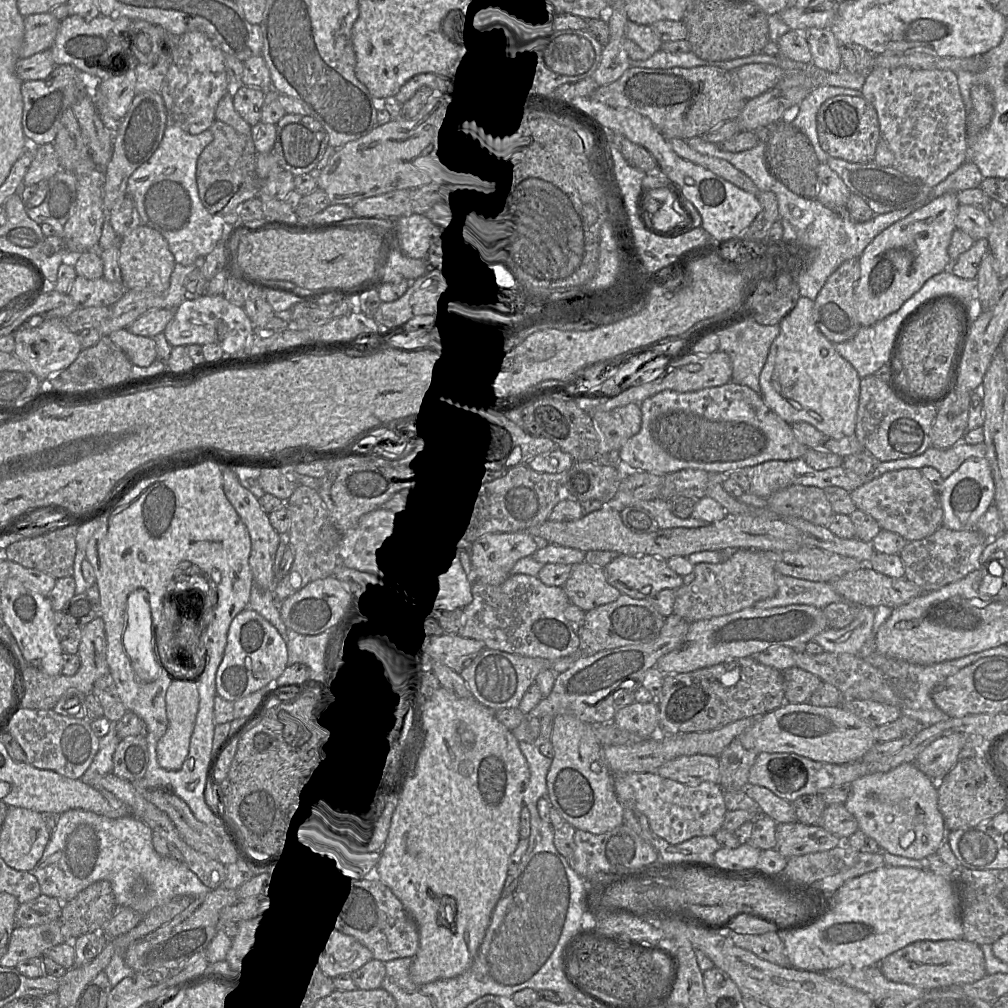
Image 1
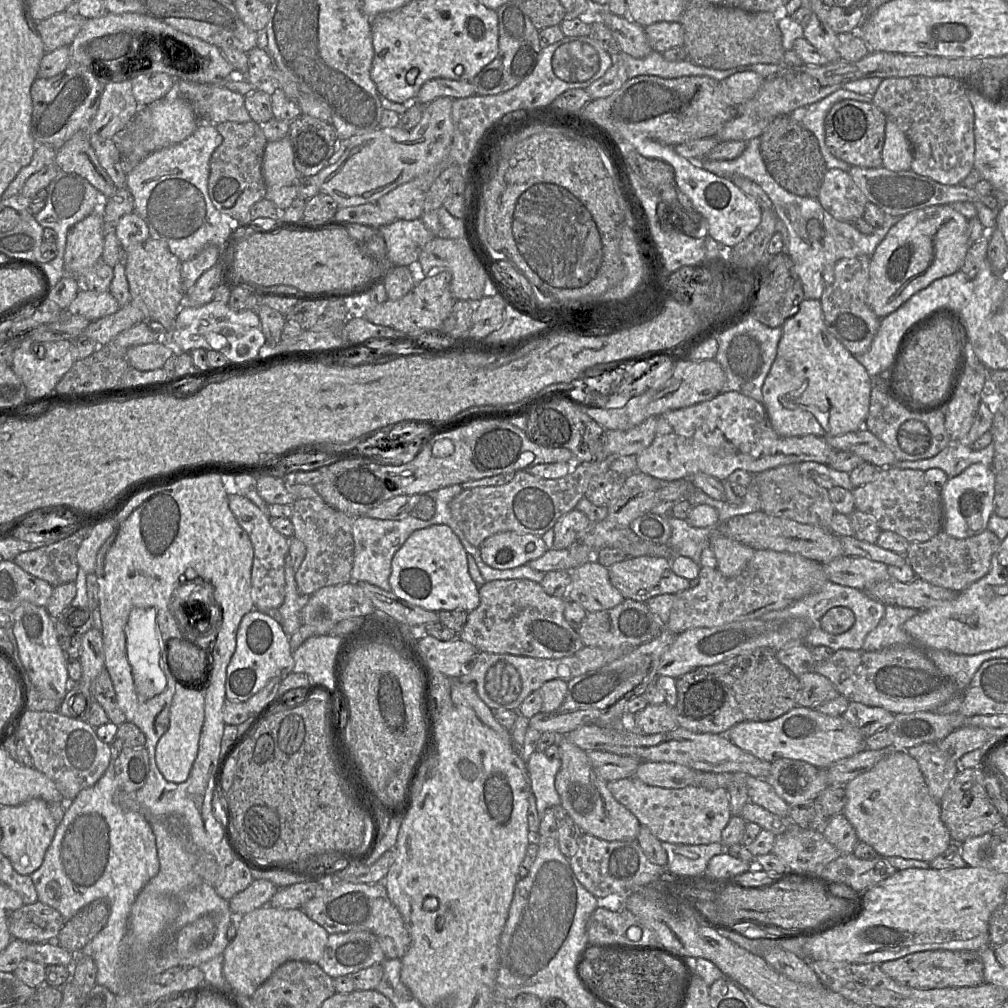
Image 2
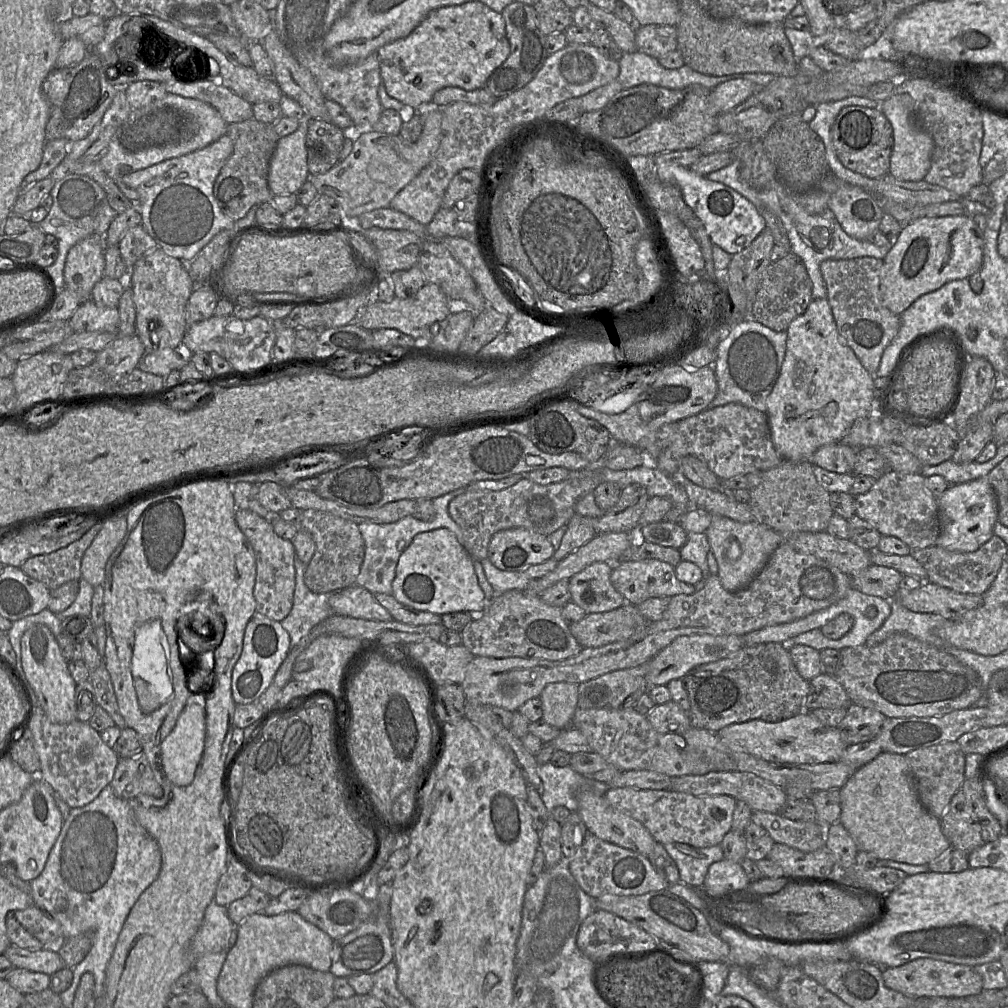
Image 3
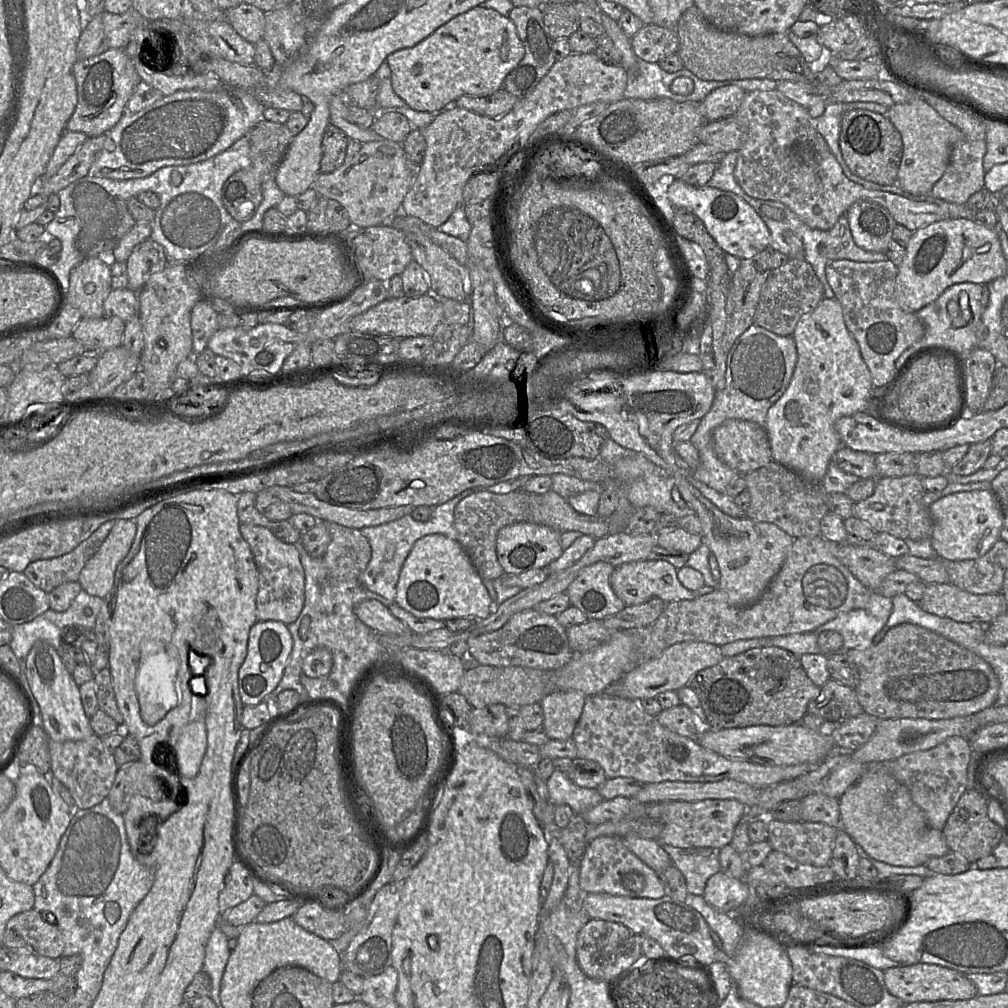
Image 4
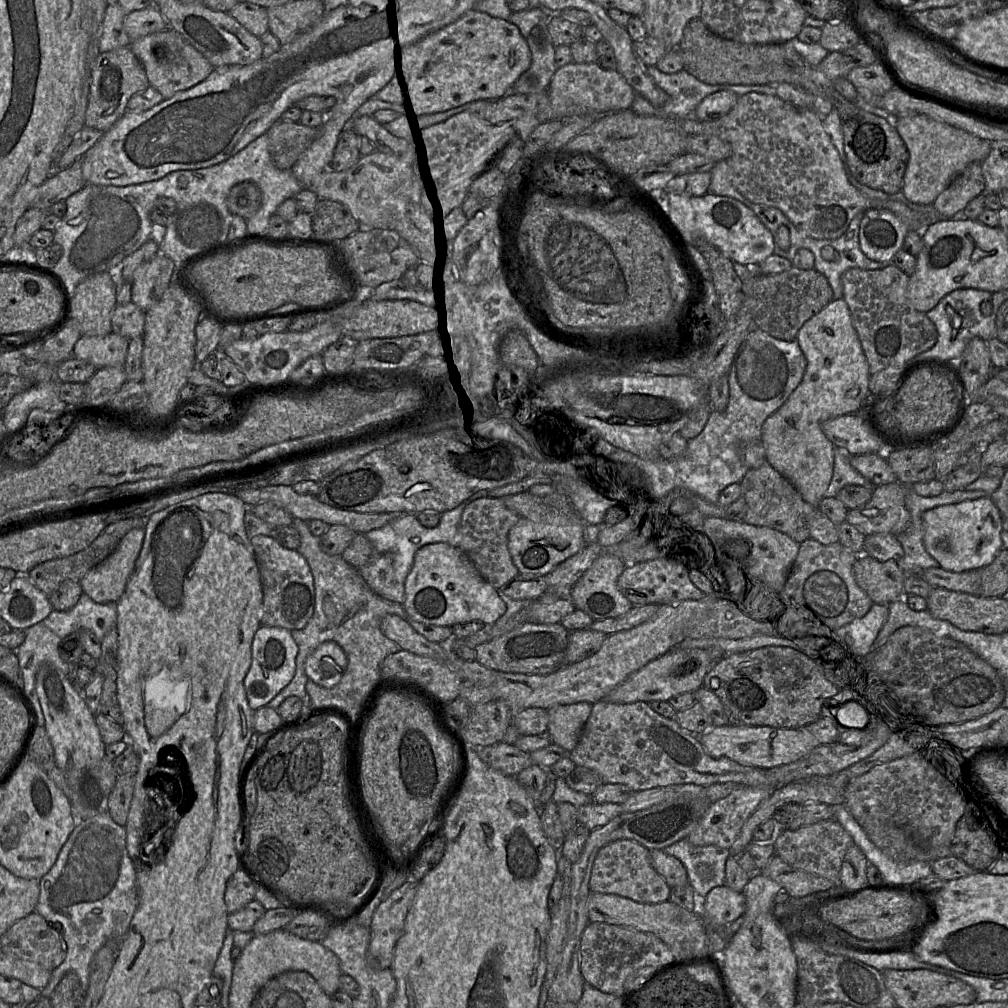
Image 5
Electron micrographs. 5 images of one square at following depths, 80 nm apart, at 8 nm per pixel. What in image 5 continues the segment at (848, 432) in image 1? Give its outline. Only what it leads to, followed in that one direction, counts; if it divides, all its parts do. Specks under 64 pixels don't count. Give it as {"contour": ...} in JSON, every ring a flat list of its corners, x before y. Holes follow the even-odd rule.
{"contour":[[833,299,827,306,825,306,821,311,813,315,808,319,799,329,796,336,796,340,806,358,807,365,803,375,803,378,797,388,790,394,788,399,784,404,772,415,770,415,764,422,762,427,762,444,766,452,766,461,771,464,774,469,776,469,781,475,788,479,795,488,799,491,802,498,814,507,819,507,820,502,825,498,825,493,832,480,833,470,834,470,834,451,835,445,826,437,821,425,823,422,833,419,838,416,856,414,862,407,864,403,873,396,869,388,870,379,870,368,867,358,864,354,859,335,854,327,853,319,851,316,850,308,847,302,842,299]]}

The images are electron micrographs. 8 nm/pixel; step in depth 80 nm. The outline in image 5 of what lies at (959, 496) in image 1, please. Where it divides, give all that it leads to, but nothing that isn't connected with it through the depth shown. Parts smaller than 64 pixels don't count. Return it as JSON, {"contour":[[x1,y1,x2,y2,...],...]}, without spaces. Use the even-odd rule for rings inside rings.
{"contour":[[988,495,928,510,922,515,922,525,926,551,941,568,948,571,964,572,988,566,1003,548,1002,518,997,506]]}

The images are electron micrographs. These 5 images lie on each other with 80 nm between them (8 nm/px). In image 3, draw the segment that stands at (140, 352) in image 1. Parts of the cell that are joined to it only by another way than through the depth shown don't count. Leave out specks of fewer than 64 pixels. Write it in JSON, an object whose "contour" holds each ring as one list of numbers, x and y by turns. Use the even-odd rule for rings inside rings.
{"contour":[[164,348,153,353,145,353,137,368,165,378,173,370,180,371,189,361,188,355,180,348]]}

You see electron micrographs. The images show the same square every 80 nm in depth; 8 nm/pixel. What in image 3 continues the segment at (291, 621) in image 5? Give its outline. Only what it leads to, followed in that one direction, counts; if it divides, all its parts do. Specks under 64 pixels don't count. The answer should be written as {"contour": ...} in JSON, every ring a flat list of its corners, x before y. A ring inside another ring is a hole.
{"contour":[[237,509,235,520,248,539,255,555,256,579,254,598,256,614,281,622,290,613,295,590,295,549,290,540,279,537,272,524,249,510]]}

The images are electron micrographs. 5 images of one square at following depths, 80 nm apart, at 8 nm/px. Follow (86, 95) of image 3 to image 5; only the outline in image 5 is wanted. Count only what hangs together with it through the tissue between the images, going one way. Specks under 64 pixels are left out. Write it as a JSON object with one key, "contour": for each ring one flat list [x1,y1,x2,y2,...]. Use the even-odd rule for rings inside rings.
{"contour":[[121,47,98,54,88,69,88,104,85,126,107,132,127,111,130,98,149,87,141,62,129,47]]}

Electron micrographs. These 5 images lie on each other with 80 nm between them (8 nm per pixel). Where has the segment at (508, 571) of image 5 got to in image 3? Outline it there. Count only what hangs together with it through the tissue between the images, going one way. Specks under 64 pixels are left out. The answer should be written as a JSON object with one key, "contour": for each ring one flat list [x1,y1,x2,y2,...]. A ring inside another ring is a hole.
{"contour":[[523,476,514,485,503,490,476,489,453,498,448,506,450,517,463,535,463,547,473,560,488,556,492,535,509,528,525,528,548,536,566,523,576,513,575,504,581,498,578,478,566,478,559,482,541,485]]}

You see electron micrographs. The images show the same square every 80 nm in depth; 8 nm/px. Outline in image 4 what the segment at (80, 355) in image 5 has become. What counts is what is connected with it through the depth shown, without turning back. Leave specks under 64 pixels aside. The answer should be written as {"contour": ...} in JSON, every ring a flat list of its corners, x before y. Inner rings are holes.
{"contour":[[118,317,84,318,78,322,72,336,87,348,84,354,101,354,122,345,125,323]]}

